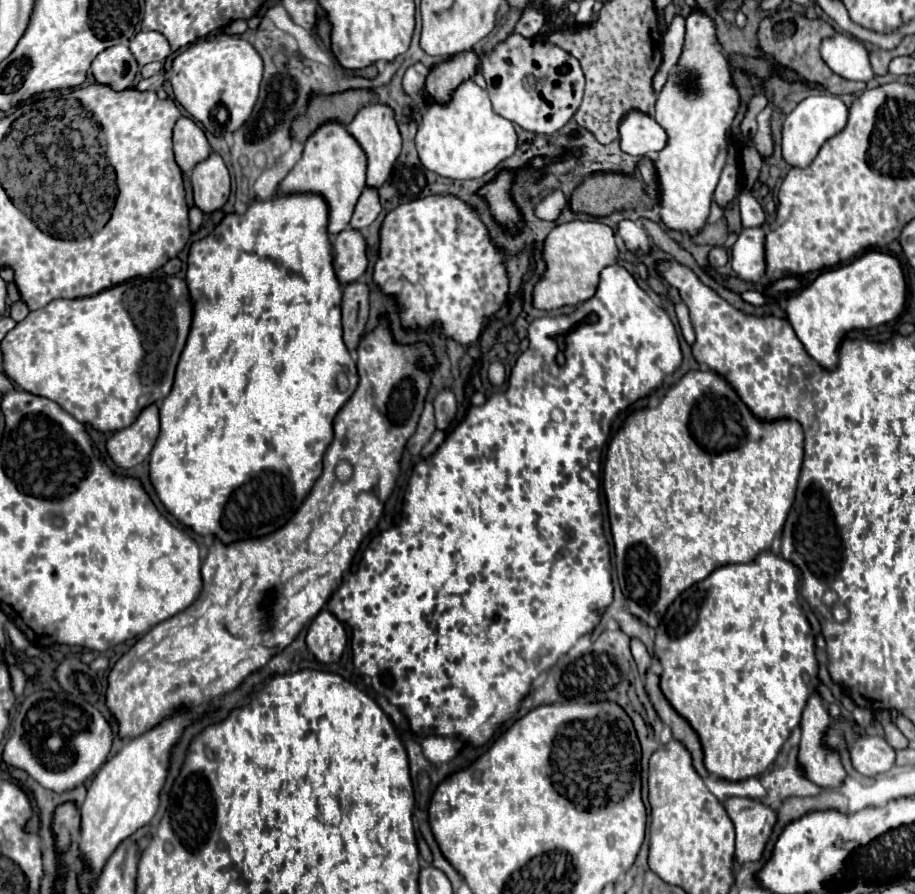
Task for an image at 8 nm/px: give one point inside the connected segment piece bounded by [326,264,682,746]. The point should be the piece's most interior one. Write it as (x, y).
(499, 566)

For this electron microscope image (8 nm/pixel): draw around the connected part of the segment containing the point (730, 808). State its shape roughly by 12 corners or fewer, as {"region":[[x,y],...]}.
{"region":[[748,798],[724,808],[736,828],[736,862],[760,860],[776,812]]}

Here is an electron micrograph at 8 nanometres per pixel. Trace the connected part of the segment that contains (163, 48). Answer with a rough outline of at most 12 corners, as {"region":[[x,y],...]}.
{"region":[[138,32],[130,42],[138,66],[172,54],[160,32]]}

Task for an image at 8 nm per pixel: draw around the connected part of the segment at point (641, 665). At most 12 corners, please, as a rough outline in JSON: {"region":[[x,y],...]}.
{"region":[[631,639],[630,648],[639,672],[645,674],[652,657],[645,645]]}

